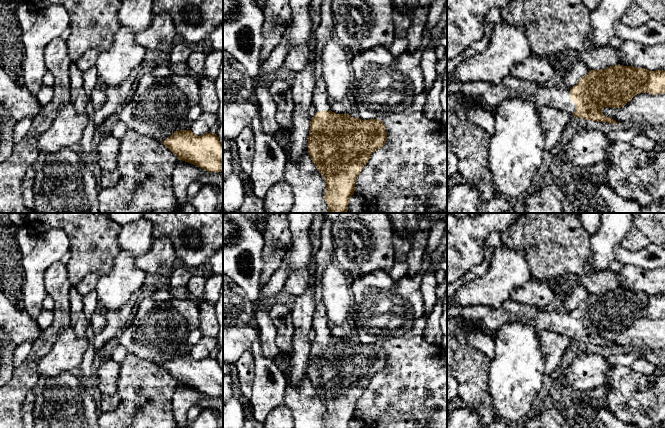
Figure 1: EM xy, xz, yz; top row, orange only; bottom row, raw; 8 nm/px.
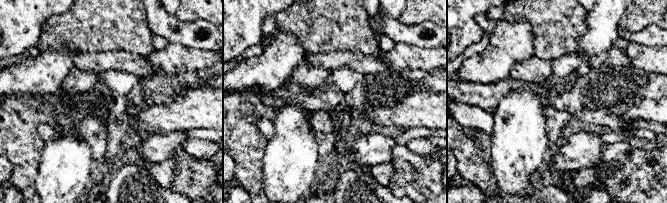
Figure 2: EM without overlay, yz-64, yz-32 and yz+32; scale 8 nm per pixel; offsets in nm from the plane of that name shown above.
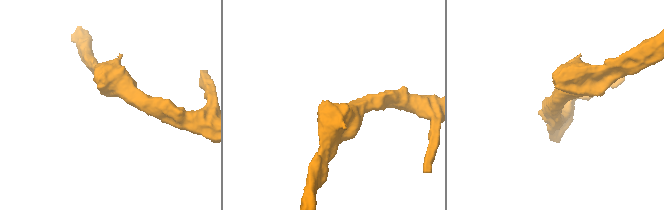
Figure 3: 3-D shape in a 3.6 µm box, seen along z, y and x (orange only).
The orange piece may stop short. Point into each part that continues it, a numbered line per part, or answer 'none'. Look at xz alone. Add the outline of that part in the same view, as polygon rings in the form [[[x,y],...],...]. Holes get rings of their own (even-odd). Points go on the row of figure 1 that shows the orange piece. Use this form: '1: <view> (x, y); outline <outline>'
1: xz (321, 101); outline [[[322,0],[320,9],[320,24],[314,32],[314,50],[312,51],[312,64],[314,67],[315,90],[312,103],[316,111],[329,111],[330,98],[326,82],[323,77],[320,57],[323,46],[332,39],[334,22],[332,17],[332,1]]]

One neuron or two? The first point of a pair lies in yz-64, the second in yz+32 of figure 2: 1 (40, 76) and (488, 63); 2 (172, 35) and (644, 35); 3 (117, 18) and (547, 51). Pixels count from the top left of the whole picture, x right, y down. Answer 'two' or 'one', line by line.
1: one
2: one
3: one

